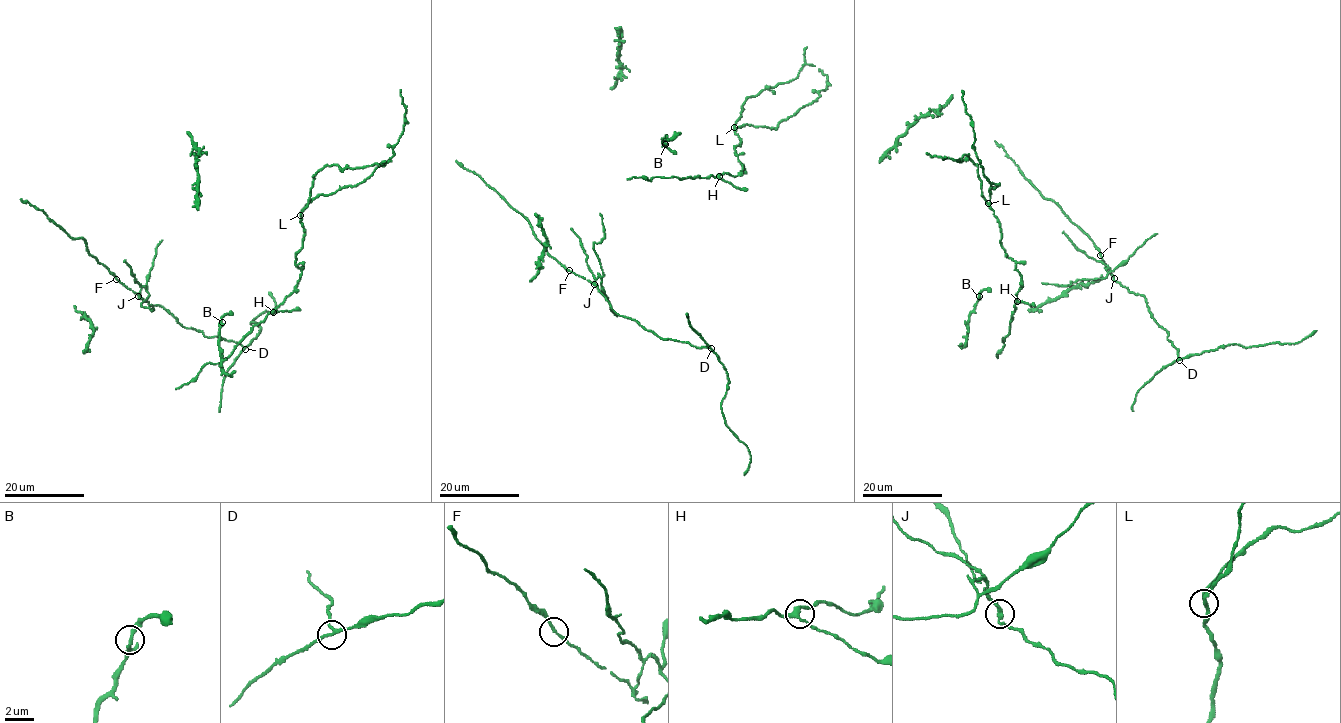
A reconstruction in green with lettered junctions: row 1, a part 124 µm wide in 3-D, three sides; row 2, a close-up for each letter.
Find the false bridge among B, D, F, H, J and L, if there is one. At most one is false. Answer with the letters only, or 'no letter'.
J

